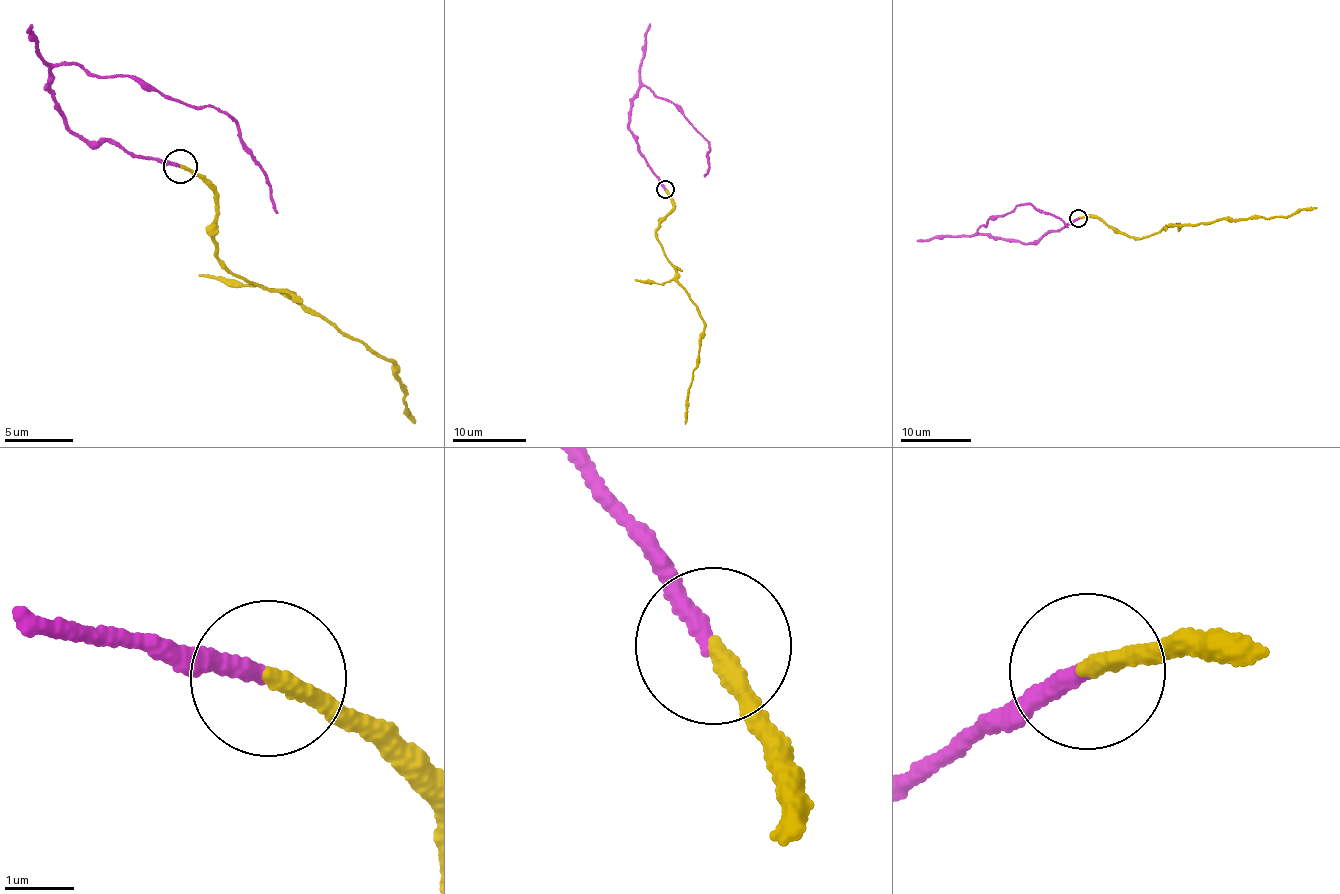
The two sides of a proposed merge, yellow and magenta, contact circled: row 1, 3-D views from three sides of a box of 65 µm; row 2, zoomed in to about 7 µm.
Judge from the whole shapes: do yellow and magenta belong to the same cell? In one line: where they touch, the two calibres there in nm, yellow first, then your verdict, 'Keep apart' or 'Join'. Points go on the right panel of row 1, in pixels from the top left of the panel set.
Place: (1078, 218). Thickness 280 nm (yellow) against 240 nm. Keep apart

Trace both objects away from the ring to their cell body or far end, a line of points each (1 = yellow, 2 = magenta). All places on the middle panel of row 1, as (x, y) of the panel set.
1: (666, 189), (673, 208), (656, 230), (659, 243), (677, 271), (677, 283), (689, 296), (704, 323), (685, 423)
2: (664, 190), (628, 126), (632, 97), (642, 86), (675, 105), (708, 142), (709, 169), (705, 177)

